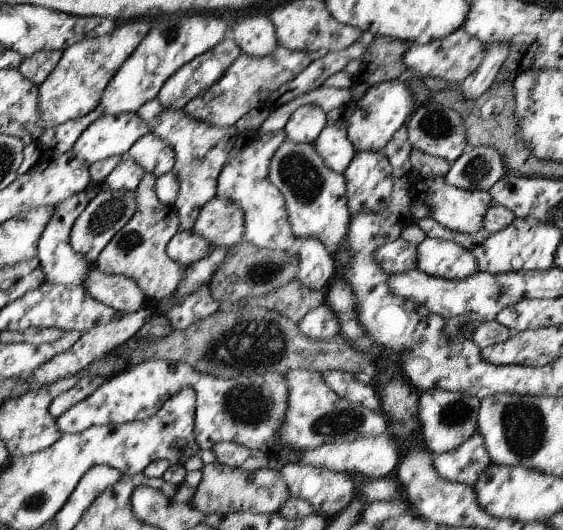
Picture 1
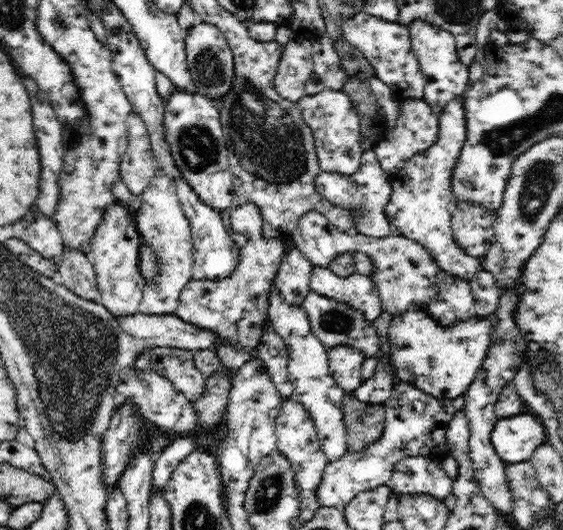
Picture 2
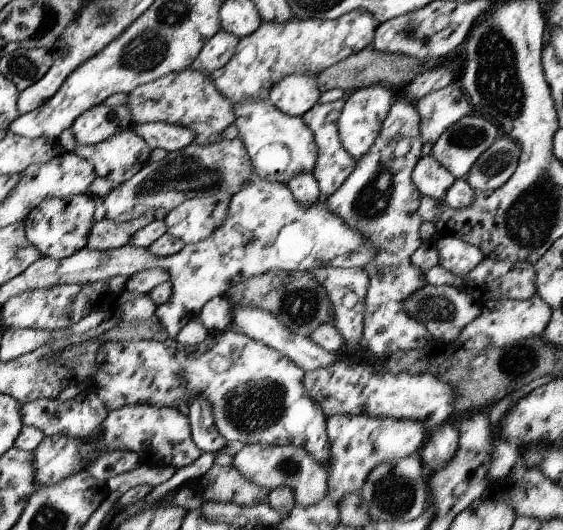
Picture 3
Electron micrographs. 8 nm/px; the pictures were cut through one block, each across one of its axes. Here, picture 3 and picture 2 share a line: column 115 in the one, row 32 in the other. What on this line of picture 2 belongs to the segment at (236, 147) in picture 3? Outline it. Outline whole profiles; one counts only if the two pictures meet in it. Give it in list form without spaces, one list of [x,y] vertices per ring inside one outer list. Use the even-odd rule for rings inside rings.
[[[200,21],[185,32],[186,64],[194,87],[199,93],[221,100],[234,87],[234,55],[226,37],[213,24]]]

